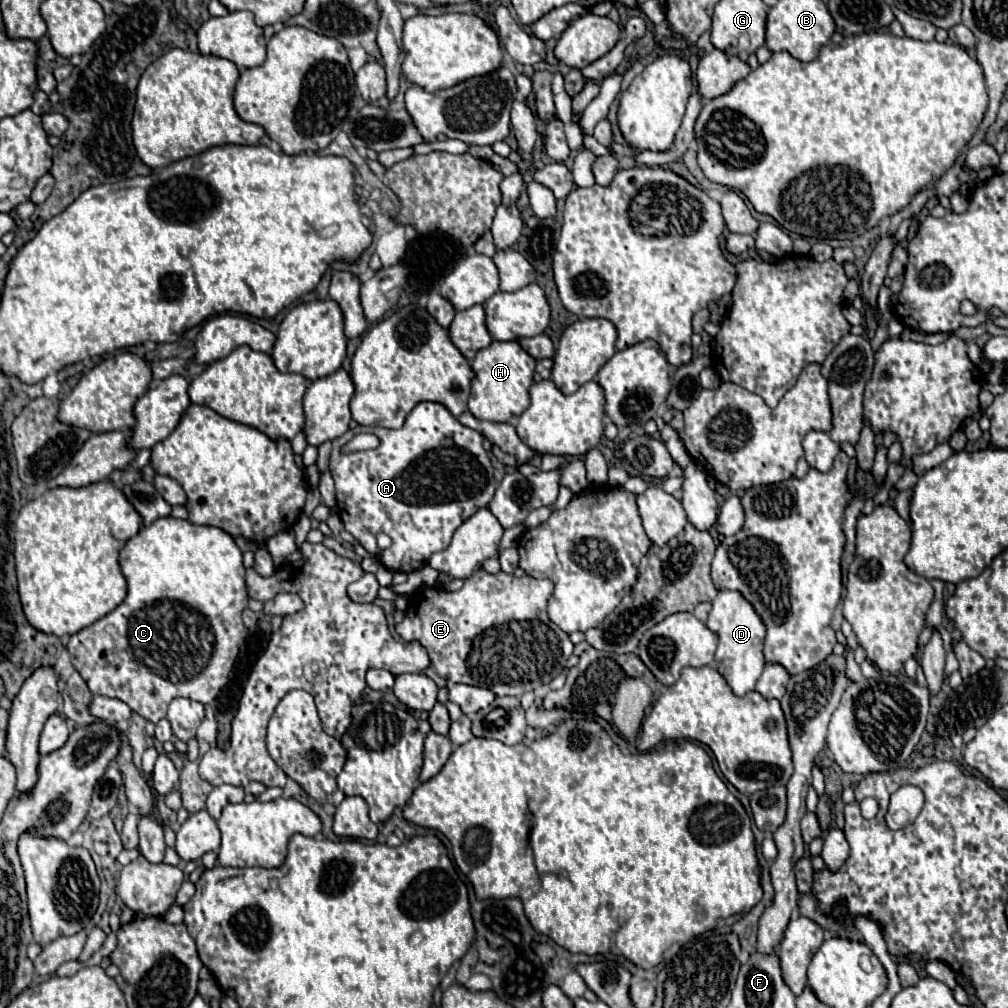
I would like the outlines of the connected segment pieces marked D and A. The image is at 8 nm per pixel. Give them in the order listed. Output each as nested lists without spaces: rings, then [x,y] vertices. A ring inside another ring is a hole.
[[[719,591],[719,595],[713,601],[713,609],[709,611],[707,627],[719,637],[713,667],[725,677],[727,685],[735,695],[741,697],[753,691],[765,667],[765,659],[763,659],[765,627],[761,619],[755,615],[755,609],[737,591]]]
[[[427,401],[427,403],[419,403],[419,405],[407,415],[405,425],[403,425],[401,429],[397,429],[397,431],[393,431],[393,429],[383,429],[383,427],[357,427],[355,431],[349,431],[349,433],[345,433],[343,437],[335,439],[335,441],[333,441],[331,465],[329,465],[329,467],[331,467],[331,475],[333,475],[333,479],[335,479],[335,489],[337,489],[337,505],[335,505],[335,511],[339,513],[345,529],[365,547],[367,553],[375,555],[375,557],[379,559],[379,563],[381,563],[383,567],[387,567],[389,571],[395,571],[395,573],[411,573],[411,571],[417,571],[417,569],[425,567],[425,565],[429,563],[429,557],[431,557],[433,553],[445,551],[445,549],[449,547],[449,543],[451,543],[451,539],[453,539],[453,533],[463,525],[463,521],[467,521],[471,515],[475,515],[481,507],[487,507],[487,503],[493,499],[493,493],[495,493],[495,489],[497,489],[497,481],[495,481],[495,477],[493,477],[493,467],[491,467],[489,455],[485,453],[481,441],[483,441],[483,435],[481,435],[481,433],[477,433],[477,431],[461,425],[441,403],[429,403],[429,401]],[[357,433],[375,433],[375,435],[381,439],[381,445],[379,445],[377,449],[373,449],[373,451],[341,453],[341,447],[343,447],[349,439],[353,439]],[[377,533],[387,533],[387,535],[393,539],[393,545],[391,545],[389,549],[379,549],[379,547],[377,547],[377,539],[375,539]]]

